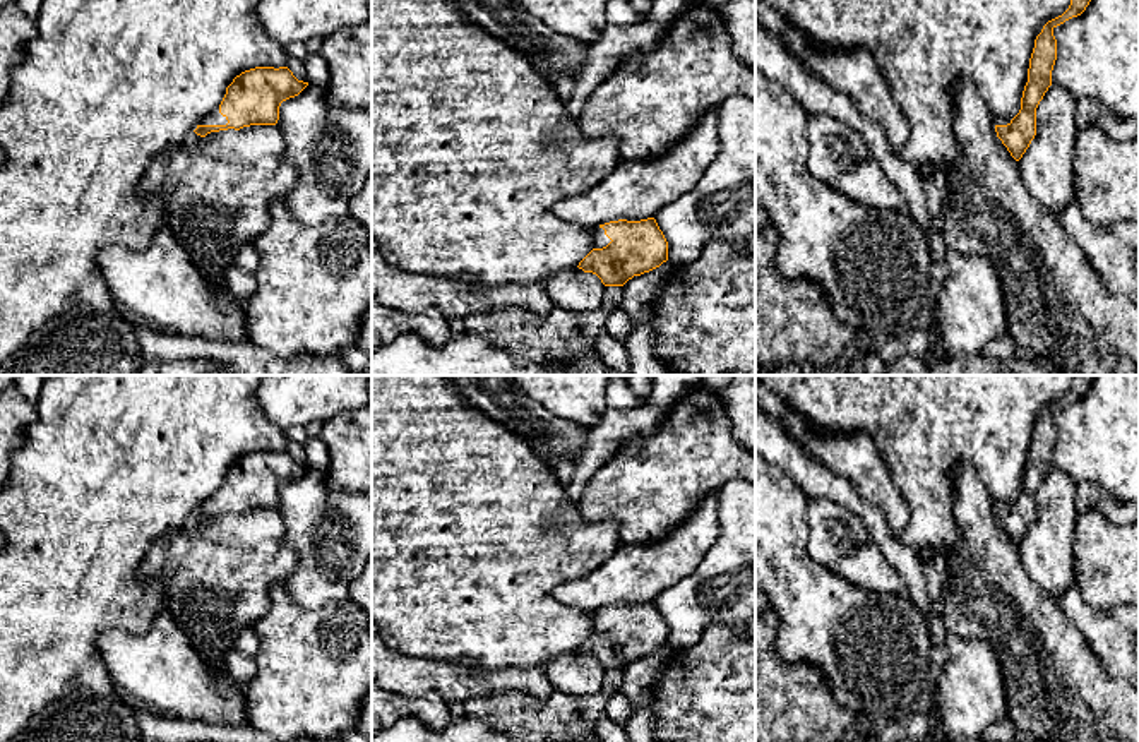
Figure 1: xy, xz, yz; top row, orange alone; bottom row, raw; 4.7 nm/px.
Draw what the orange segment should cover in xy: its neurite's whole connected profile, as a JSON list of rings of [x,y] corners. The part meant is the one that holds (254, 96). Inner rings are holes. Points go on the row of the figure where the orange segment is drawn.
[[[255,67],[242,72],[226,87],[221,105],[207,113],[197,135],[250,125],[276,125],[283,101],[298,96],[308,82],[298,81],[288,67]]]

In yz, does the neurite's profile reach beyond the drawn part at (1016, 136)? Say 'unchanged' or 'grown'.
grown

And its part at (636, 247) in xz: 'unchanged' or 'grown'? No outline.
grown

